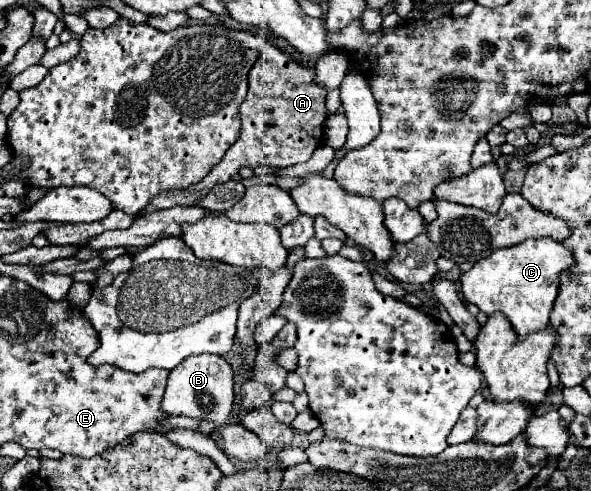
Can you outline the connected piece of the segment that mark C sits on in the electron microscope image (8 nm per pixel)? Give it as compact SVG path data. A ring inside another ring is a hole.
M550 237L528 239L516 247L492 251L490 257L480 259L470 271L462 273L462 293L464 299L486 313L486 317L504 313L518 339L526 339L532 331L548 329L548 315L552 313L558 295L558 273L568 269L572 263L572 253L562 247L562 243Z

